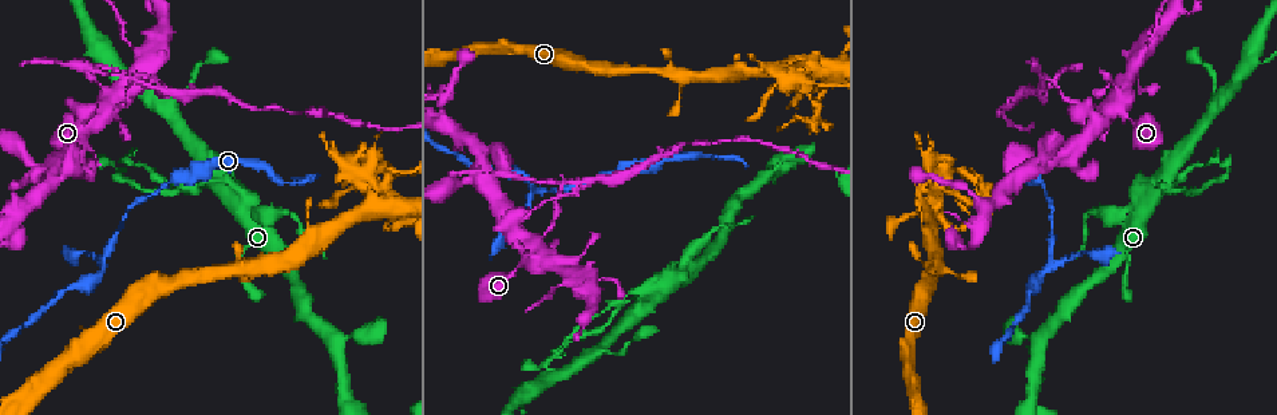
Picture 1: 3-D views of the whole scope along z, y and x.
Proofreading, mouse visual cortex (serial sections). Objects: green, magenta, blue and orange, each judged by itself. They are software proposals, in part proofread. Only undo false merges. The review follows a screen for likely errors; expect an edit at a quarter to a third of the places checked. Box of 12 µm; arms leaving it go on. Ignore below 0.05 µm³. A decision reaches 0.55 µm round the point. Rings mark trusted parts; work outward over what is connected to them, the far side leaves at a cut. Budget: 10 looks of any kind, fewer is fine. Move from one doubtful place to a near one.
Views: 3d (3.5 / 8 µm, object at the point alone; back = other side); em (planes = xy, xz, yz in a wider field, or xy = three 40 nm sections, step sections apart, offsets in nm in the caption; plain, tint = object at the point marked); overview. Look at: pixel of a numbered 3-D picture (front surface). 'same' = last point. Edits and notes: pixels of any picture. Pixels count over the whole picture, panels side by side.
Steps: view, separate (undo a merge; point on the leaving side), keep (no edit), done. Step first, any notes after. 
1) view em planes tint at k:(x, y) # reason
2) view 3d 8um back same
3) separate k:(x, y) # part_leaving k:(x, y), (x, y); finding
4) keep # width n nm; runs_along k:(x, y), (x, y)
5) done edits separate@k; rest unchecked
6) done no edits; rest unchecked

view 3d 3.5um at 1:(1047, 263) # sharp bend

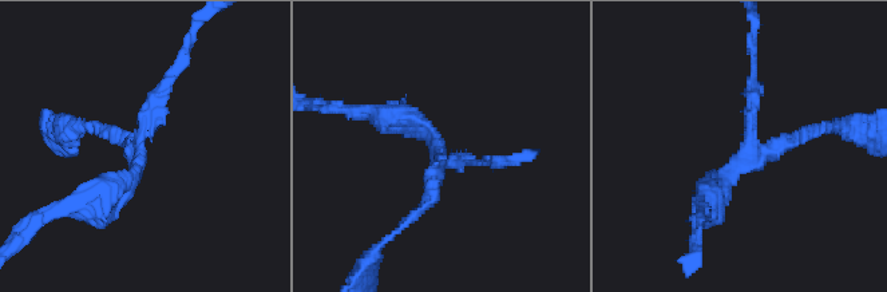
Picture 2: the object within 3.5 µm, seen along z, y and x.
view em planes tint at 2:(750, 149) # arms 3; arm_widths 100, 150, 250 nm

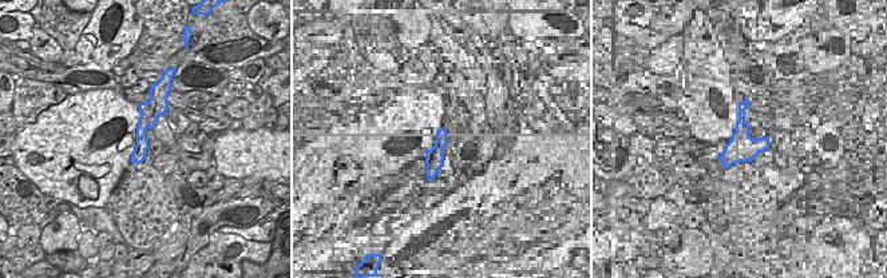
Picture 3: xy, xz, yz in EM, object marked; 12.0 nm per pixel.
keep # runs_along 3:(155, 99), (134, 159); one cell here

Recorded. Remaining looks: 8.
view 3d 3.5um at 1:(1164, 178)

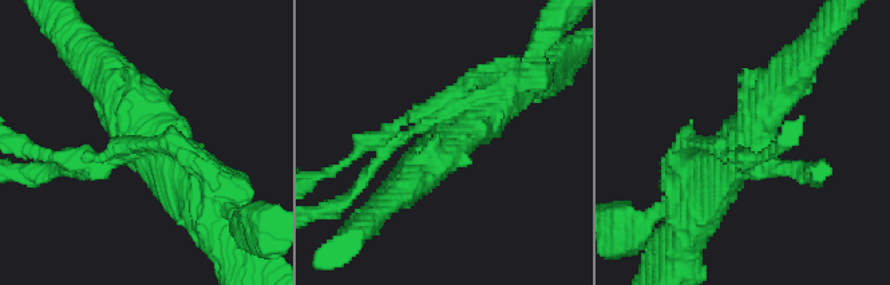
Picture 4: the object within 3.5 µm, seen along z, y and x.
view em xy step 2 tint at 4:(463, 137) # arms 4; arm_widths 150, 150, 500, 500 nm; need the tissue

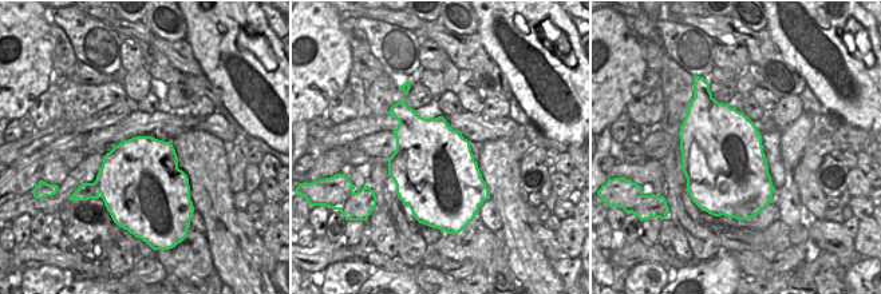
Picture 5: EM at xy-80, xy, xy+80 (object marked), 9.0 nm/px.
separate 4:(83, 169) # part_leaving 4:(667, 213), (629, 225); a second cell is stuck on

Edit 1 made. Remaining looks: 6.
view overview # redraw

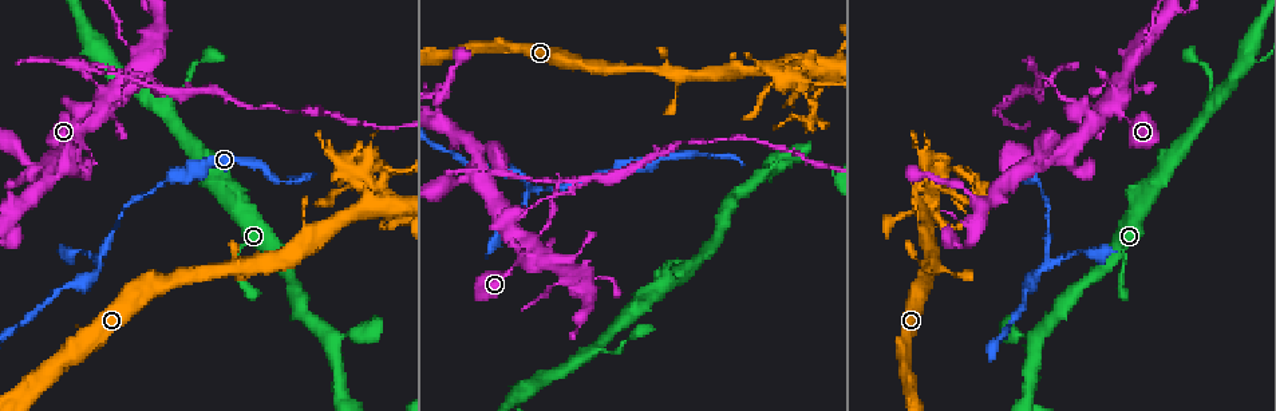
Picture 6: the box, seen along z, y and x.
view 3d 3.5um at 6:(522, 258)

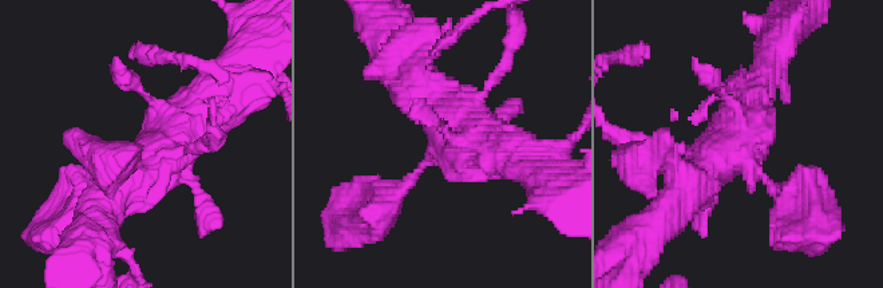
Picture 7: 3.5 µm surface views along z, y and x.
view em xy step 1 plain at 7:(439, 148) # shape alone is not enough

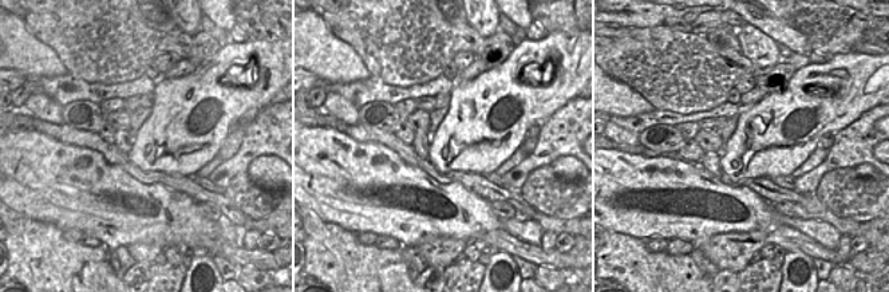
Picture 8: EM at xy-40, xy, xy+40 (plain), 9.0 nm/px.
view em xy step 1 tint same # with the object marked

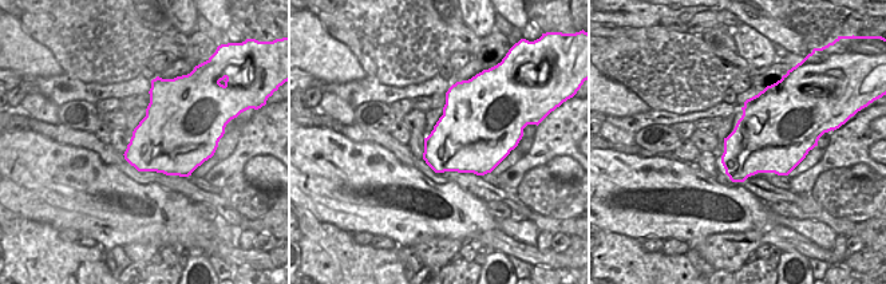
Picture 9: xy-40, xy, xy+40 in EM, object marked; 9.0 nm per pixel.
keep # width 600 nm; runs_along 7:(398, 192), (463, 133), (410, 85); continuous, no second cell

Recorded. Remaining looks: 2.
view 3d 3.5um at 6:(354, 177) # branch point

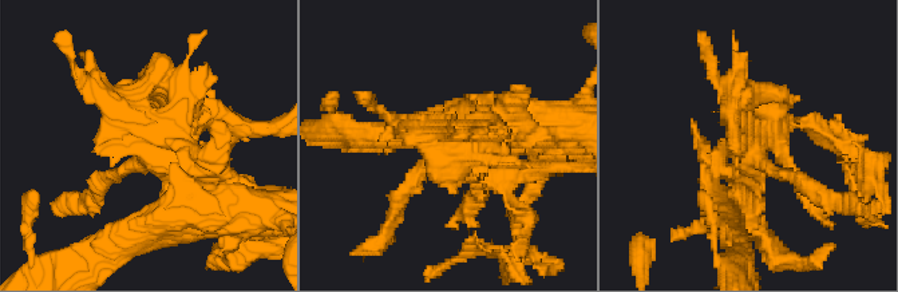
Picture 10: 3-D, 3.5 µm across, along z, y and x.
view em xy step 1 tint at 10:(150, 139) # now the EM

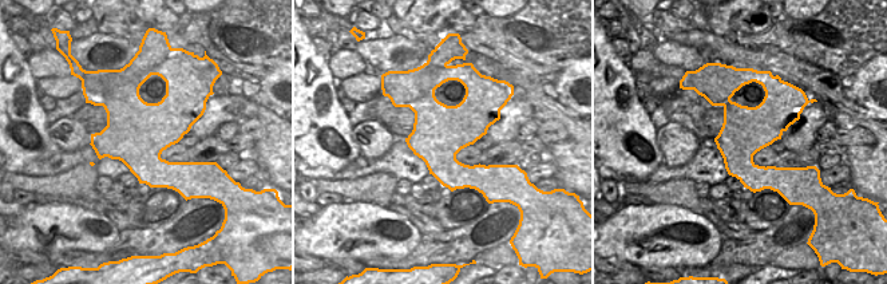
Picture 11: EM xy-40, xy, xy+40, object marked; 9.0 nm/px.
separate 10:(188, 98) # part_leaving 10:(154, 161), (162, 127), (208, 119); two cells meet here

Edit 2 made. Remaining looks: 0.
done edits separate@4, separate@10; rest unchecked

